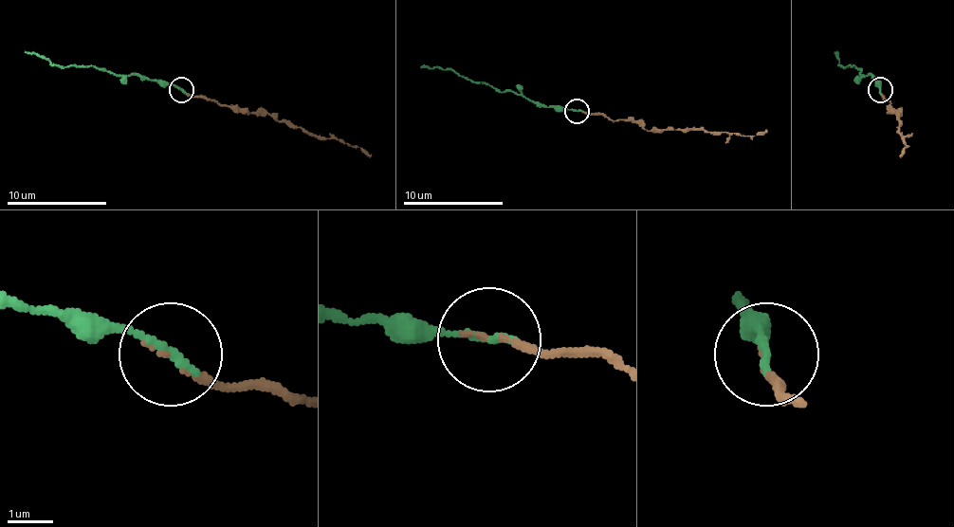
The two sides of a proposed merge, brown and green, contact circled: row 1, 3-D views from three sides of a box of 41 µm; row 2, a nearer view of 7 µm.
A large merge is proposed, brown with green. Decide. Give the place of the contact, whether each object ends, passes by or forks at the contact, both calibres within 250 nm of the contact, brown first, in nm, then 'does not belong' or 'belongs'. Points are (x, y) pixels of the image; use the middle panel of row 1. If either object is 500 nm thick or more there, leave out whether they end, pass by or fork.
(577, 111) | brown ends | green ends | 120/190 nm | belongs

